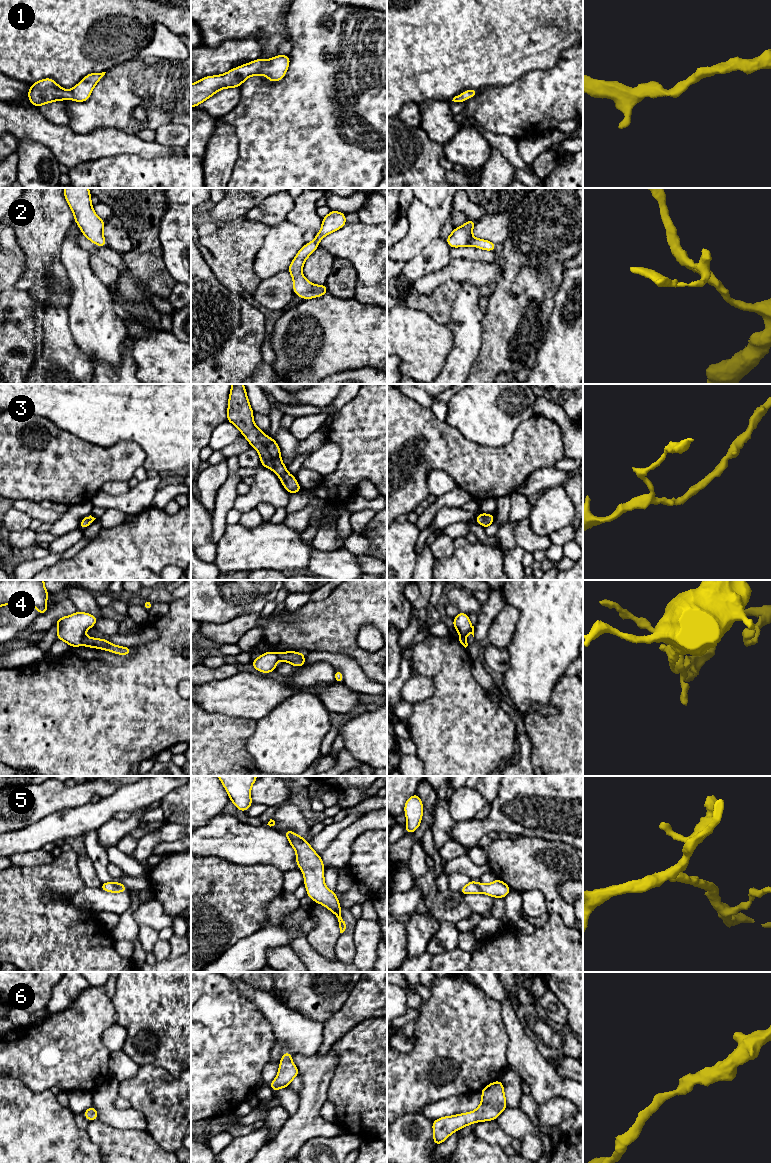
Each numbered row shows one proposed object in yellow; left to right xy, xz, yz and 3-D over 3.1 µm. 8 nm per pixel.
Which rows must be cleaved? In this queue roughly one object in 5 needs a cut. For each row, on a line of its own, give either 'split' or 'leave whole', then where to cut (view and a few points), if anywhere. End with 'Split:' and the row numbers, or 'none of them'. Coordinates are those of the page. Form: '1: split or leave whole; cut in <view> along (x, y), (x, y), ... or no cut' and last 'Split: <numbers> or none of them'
1: leave whole; no cut
2: leave whole; no cut
3: leave whole; no cut
4: split; cut in xy along (83, 636), (81, 644)
5: leave whole; no cut
6: leave whole; no cut
Split: 4

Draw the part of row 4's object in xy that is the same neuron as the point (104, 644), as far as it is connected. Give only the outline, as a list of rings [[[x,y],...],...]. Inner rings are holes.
[[[83,637],[82,645],[89,648],[98,648],[115,654],[127,656],[132,653],[131,647],[122,647],[110,643],[107,639],[99,639],[93,637]]]

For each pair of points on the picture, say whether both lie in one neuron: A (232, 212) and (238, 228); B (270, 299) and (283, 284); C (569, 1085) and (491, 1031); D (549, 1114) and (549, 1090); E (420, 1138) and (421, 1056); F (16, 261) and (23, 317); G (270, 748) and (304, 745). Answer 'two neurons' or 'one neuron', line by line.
A: two neurons
B: one neuron
C: two neurons
D: two neurons
E: two neurons
F: one neuron
G: one neuron

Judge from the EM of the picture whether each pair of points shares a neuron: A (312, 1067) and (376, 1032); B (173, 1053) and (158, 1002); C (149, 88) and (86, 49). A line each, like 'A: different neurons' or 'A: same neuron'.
A: different neurons
B: same neuron
C: different neurons

